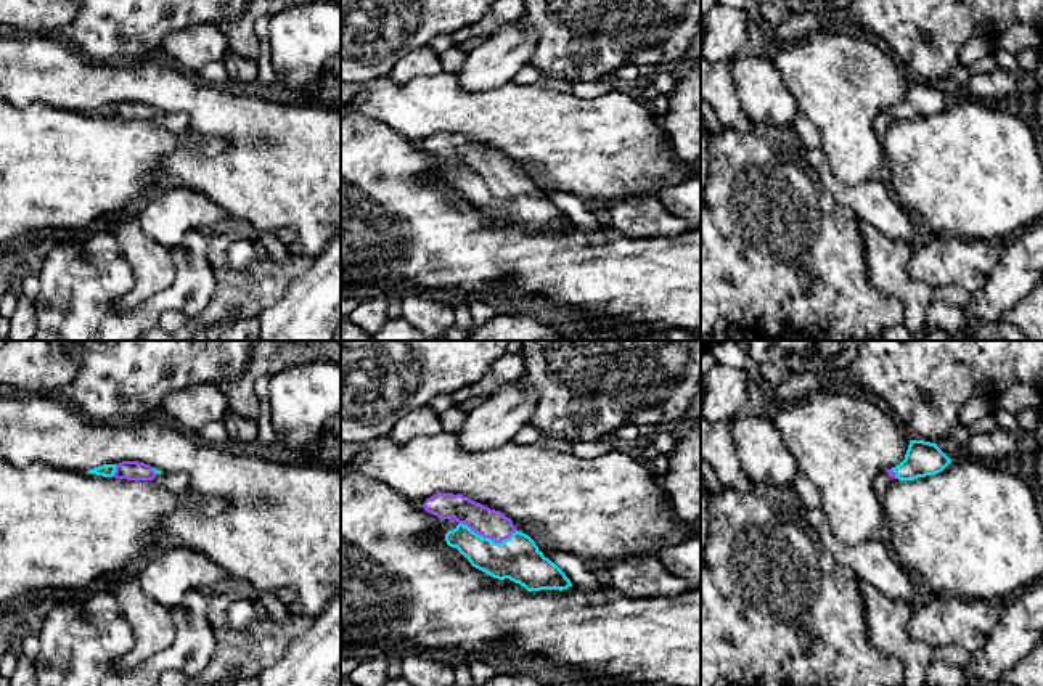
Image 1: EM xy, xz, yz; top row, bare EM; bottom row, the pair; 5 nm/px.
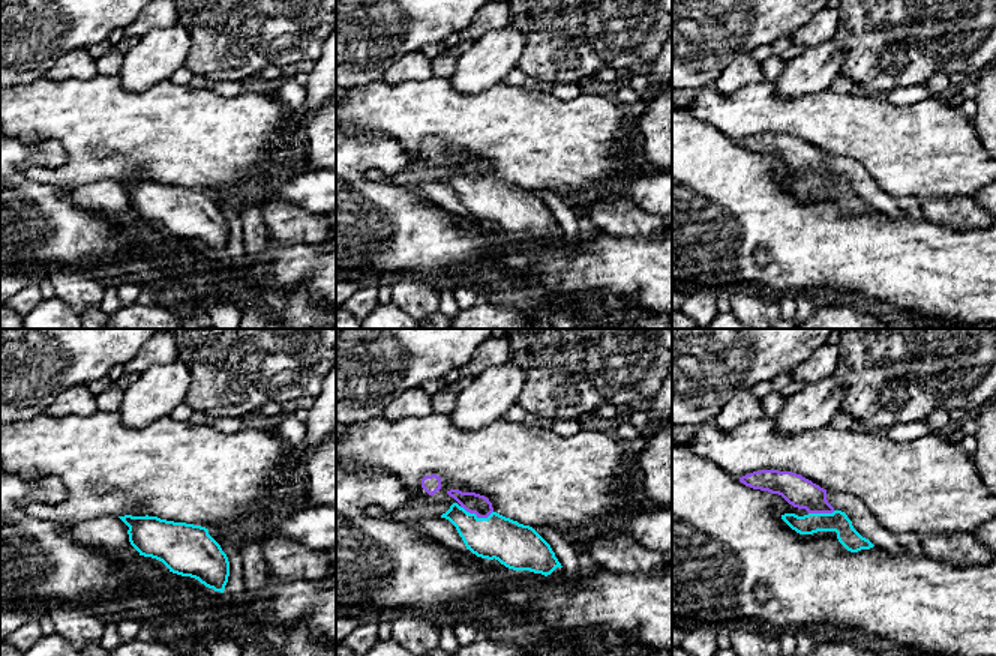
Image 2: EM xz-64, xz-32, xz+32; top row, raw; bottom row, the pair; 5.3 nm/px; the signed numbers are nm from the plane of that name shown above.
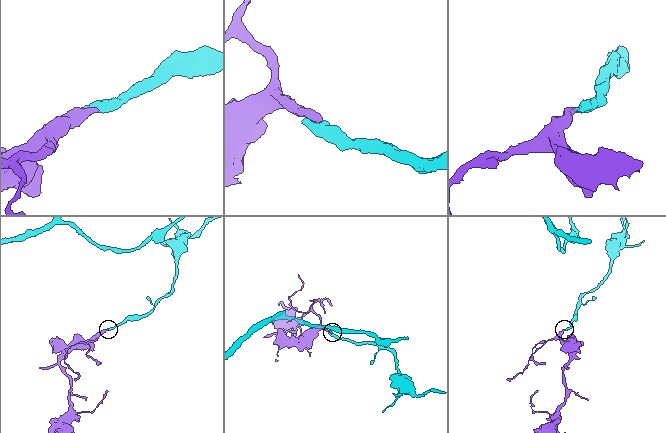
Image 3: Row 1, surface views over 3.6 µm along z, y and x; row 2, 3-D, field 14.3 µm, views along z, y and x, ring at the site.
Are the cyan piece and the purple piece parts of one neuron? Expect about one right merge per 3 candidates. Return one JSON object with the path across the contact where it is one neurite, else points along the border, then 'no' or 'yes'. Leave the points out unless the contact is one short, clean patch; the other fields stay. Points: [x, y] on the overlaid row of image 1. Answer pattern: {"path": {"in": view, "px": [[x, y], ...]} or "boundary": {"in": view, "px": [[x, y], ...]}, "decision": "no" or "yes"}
{"path": {"in": "xz", "px": [[518, 558], [500, 551], [487, 538], [487, 522]]}, "decision": "yes"}

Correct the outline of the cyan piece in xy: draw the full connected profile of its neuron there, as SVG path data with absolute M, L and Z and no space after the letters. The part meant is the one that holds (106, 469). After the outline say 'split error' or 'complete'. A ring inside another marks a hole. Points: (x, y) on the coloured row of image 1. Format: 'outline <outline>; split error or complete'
outline M122 461L119 464L103 464L87 471L103 477L129 479L129 480L153 480L162 471L138 461Z; split error

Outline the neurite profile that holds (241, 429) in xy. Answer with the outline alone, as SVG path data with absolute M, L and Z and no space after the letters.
M233 410L225 413L225 426L228 429L230 439L236 442L256 442L259 429L256 421L244 418Z

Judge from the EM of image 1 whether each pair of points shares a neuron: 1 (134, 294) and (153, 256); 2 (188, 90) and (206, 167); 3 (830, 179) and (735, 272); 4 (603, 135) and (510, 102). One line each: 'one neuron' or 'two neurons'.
1: one neuron
2: one neuron
3: two neurons
4: one neuron

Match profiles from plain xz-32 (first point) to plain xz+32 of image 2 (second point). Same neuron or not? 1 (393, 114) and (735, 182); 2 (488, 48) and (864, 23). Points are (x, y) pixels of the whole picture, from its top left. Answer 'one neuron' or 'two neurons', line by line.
1: two neurons
2: two neurons

